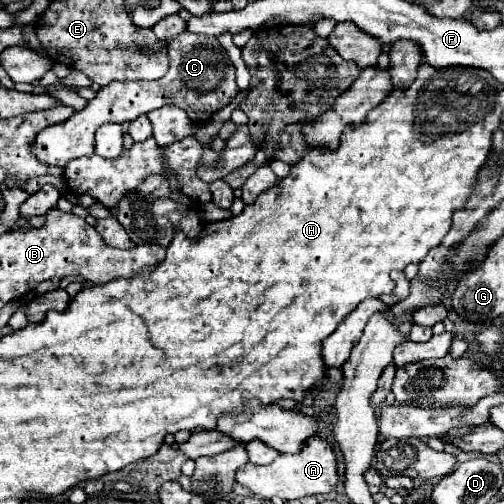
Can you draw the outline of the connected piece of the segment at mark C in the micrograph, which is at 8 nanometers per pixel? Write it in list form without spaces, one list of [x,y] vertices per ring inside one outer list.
[[[181,33],[179,37],[169,41],[169,61],[171,67],[167,75],[157,81],[111,81],[101,87],[97,95],[87,101],[85,109],[75,111],[73,117],[63,121],[61,125],[51,125],[43,129],[35,139],[35,155],[41,163],[65,167],[69,159],[93,155],[93,135],[103,123],[123,123],[133,121],[139,115],[145,115],[163,105],[177,105],[187,111],[189,119],[195,123],[205,123],[211,115],[223,109],[237,93],[239,87],[235,83],[235,67],[231,65],[225,49],[213,49],[213,37],[203,37],[201,33]]]

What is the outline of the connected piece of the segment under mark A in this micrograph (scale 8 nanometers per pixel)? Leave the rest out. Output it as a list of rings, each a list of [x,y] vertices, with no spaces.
[[[309,437],[299,453],[279,455],[273,463],[263,465],[263,467],[247,463],[245,467],[237,471],[235,479],[239,485],[247,487],[253,495],[265,497],[265,499],[279,497],[287,501],[287,499],[301,499],[307,495],[323,495],[323,493],[329,493],[337,483],[335,453],[329,441],[319,439],[319,437]]]

